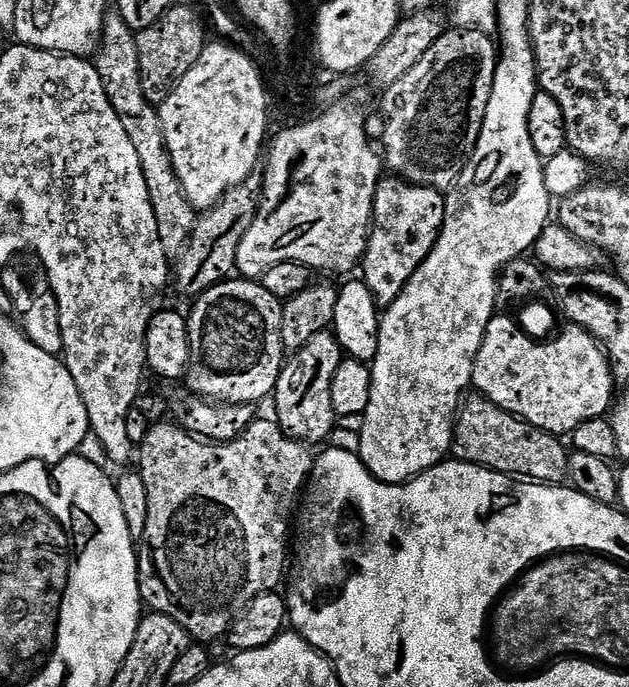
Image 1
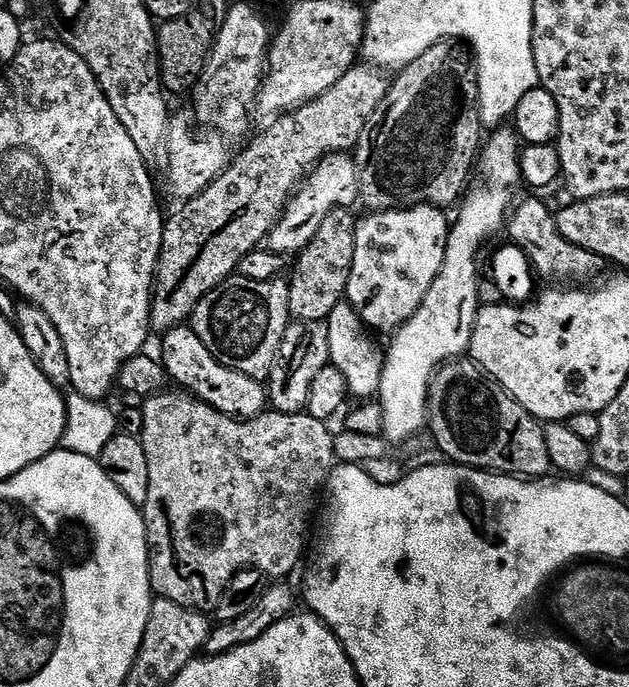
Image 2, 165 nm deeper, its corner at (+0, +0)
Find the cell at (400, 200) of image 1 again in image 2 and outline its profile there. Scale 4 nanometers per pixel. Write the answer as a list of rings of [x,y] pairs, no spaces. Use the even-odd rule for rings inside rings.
[[[419,204],[414,208],[372,212],[357,223],[346,303],[373,333],[396,333],[422,306],[428,288],[444,265],[450,231],[448,215],[433,204]]]

